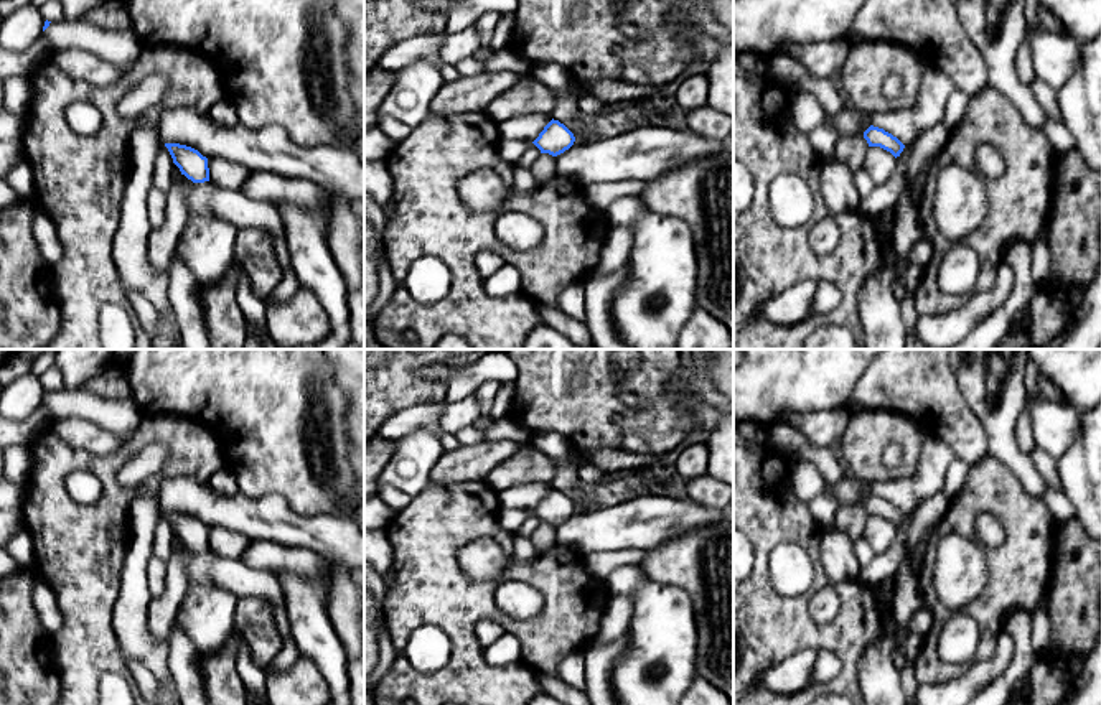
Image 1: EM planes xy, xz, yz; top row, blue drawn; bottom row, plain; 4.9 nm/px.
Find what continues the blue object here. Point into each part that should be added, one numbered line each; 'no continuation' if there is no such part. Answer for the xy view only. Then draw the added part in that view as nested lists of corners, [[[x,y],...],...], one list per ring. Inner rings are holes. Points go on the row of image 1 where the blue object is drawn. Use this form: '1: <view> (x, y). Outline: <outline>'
1: xy (122, 46). Outline: [[[84,20],[51,21],[43,36],[54,49],[81,48],[125,69],[137,63],[143,49],[132,28],[105,30]]]

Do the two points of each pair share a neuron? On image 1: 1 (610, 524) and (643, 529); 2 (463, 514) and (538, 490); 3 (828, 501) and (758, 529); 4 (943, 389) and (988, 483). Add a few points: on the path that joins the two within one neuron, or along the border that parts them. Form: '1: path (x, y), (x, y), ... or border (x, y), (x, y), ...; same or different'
1: path (618, 527), (635, 527); same
2: border (498, 493), (500, 508); different
3: border (806, 504), (813, 519), (823, 529); different
4: border (986, 455), (973, 465); different

